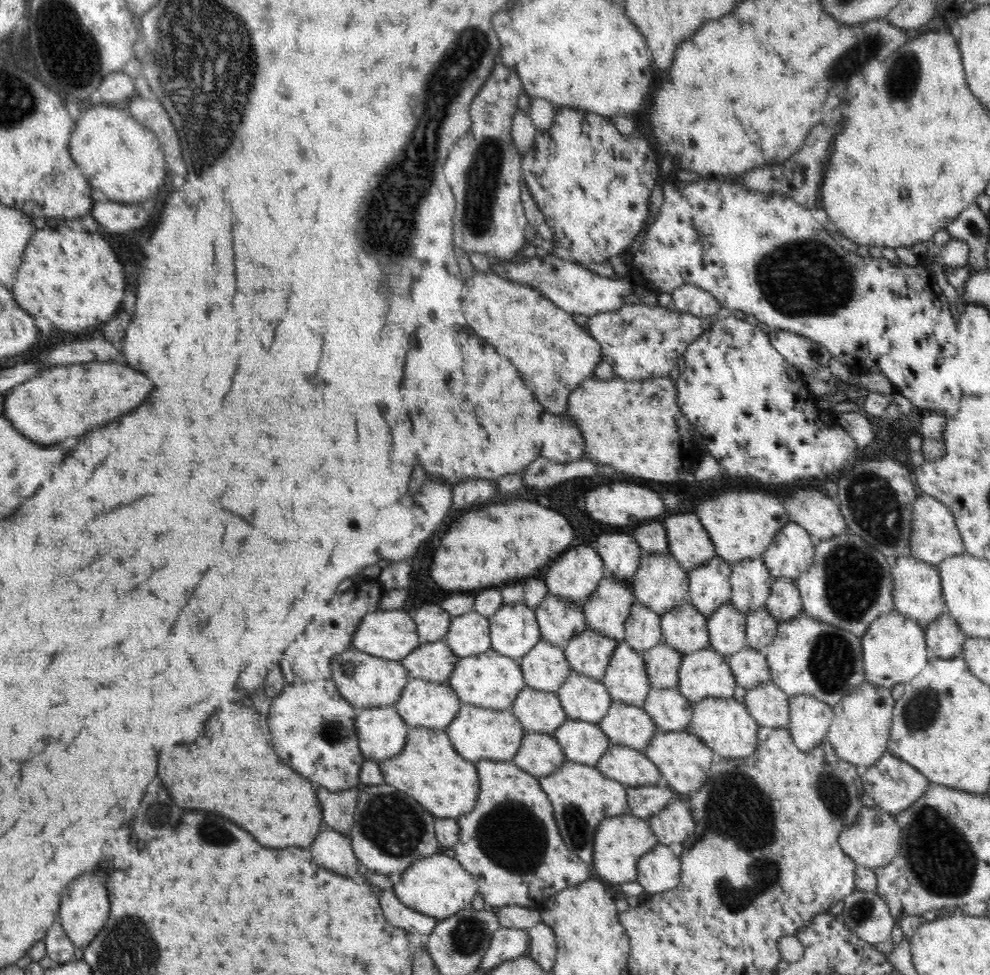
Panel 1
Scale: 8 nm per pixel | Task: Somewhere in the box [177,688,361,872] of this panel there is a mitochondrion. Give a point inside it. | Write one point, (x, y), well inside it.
(215, 832)

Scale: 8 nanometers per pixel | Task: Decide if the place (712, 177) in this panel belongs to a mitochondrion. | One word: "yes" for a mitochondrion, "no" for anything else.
no

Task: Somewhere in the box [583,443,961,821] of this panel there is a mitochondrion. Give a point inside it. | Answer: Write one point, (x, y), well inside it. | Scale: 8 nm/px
(853, 575)

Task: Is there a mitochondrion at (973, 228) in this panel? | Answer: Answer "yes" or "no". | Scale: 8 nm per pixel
no

